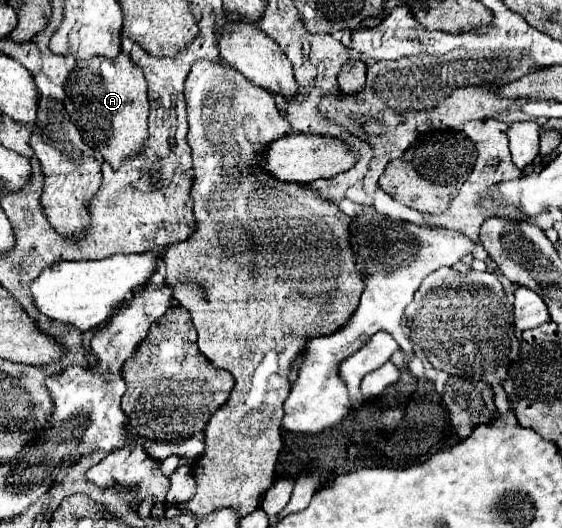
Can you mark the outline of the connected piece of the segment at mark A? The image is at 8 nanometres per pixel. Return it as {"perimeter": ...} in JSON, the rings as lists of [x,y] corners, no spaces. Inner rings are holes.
{"perimeter":[[[121,50],[117,58],[93,56],[89,60],[77,60],[75,70],[65,84],[65,108],[85,142],[101,152],[103,160],[113,168],[123,164],[129,154],[143,150],[147,138],[147,82],[141,68]]]}

